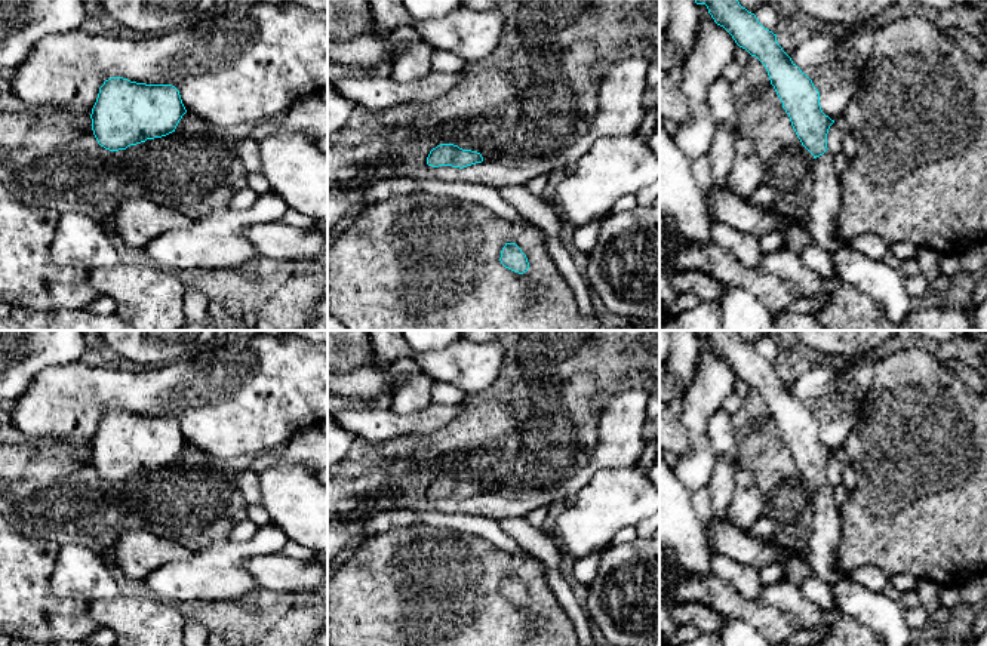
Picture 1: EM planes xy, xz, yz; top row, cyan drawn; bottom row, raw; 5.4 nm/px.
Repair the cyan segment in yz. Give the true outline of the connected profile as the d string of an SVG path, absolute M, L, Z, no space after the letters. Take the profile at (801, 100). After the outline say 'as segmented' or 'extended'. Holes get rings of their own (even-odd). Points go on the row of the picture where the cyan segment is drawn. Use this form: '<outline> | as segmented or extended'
M695 0L695 3L705 4L714 22L765 65L797 138L814 156L812 197L805 225L817 246L831 253L840 250L848 244L836 233L842 210L840 181L834 154L827 148L827 133L834 120L822 113L818 89L782 50L777 34L765 28L738 0Z | extended

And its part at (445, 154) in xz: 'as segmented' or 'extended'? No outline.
as segmented

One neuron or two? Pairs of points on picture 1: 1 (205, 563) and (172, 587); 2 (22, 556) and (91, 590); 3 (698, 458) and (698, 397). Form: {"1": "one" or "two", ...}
{"1": "one", "2": "two", "3": "one"}

